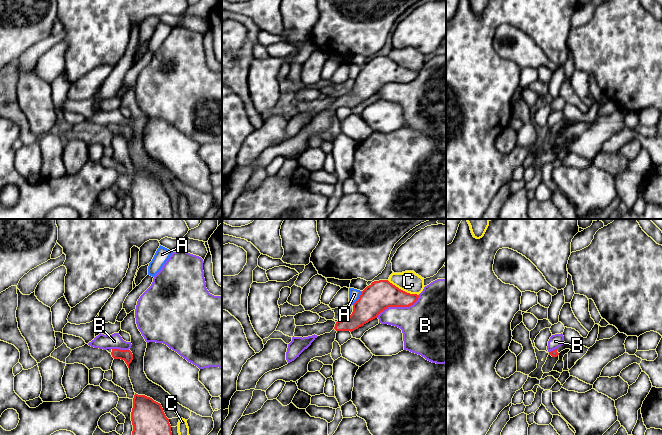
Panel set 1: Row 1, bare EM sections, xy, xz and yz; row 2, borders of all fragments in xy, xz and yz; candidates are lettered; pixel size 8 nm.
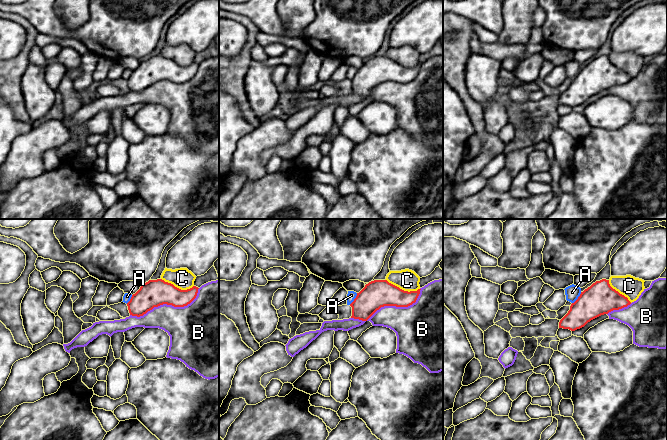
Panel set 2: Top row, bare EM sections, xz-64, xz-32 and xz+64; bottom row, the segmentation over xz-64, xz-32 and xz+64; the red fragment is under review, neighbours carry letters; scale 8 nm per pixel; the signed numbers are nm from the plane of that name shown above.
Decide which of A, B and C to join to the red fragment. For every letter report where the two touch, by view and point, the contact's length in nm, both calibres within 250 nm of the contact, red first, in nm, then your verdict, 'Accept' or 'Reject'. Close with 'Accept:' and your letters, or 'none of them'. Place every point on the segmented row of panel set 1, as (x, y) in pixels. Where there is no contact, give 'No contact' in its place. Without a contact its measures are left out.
A: Touches red at xz (359, 298). Shared border 140 nm. Thickness 240 nm (red) against 90 nm. Reject
B: Touches red at xz (398, 306). Shared border 400 nm. Thickness 240 nm (red) against 360 nm. Reject
C: Touches red at xz (402, 290). Shared border 280 nm. Thickness 240 nm (red) against 170 nm. Reject
Accept: none of them

